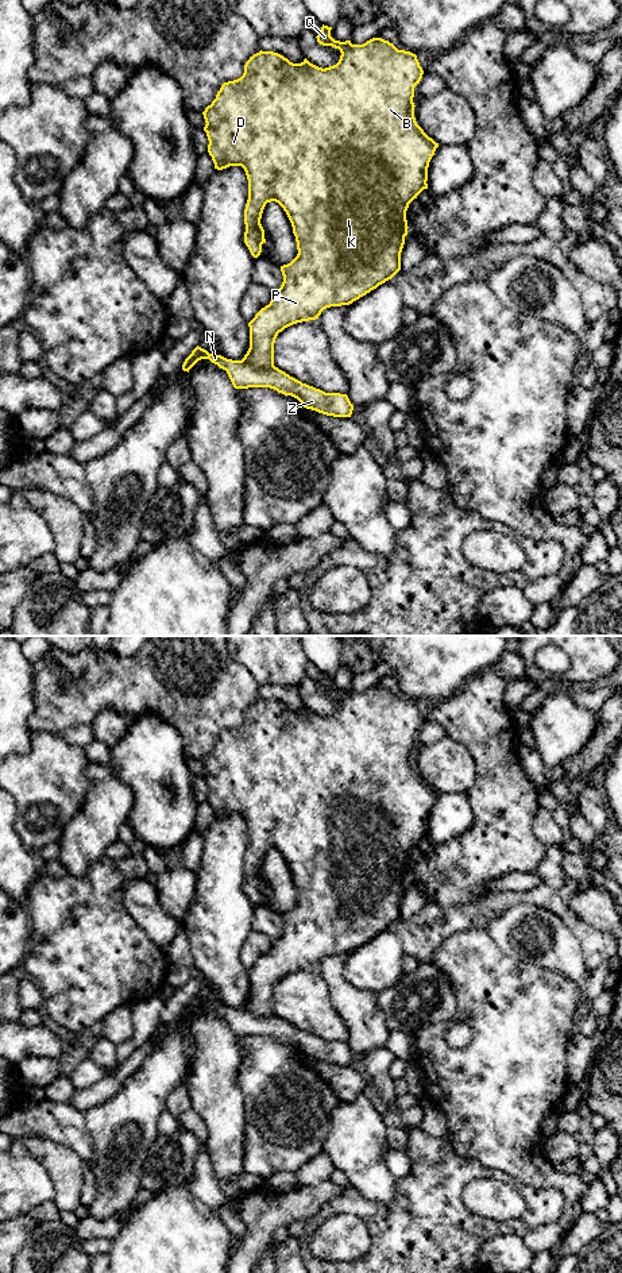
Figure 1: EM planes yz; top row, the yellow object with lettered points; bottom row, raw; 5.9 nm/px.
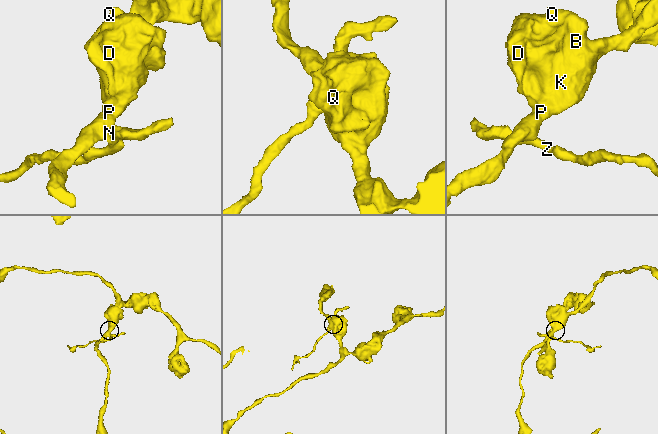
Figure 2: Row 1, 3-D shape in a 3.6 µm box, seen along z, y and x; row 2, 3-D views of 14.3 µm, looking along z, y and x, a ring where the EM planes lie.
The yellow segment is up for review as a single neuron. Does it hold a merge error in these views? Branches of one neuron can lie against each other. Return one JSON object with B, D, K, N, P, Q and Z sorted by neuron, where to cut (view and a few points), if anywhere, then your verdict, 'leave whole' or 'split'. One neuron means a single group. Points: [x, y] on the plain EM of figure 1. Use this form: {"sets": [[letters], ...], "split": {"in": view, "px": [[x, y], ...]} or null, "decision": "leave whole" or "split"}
{"sets": [["B", "D", "K", "P", "Q"], ["N", "Z"]], "split": {"in": "yz", "px": [[240, 1009], [258, 1017], [274, 1014]]}, "decision": "split"}

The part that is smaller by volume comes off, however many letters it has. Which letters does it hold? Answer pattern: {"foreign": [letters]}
{"foreign": ["N", "Z"]}

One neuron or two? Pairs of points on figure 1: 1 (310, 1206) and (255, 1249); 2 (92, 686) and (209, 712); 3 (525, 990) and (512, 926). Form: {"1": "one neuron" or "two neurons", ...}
{"1": "one neuron", "2": "one neuron", "3": "two neurons"}

